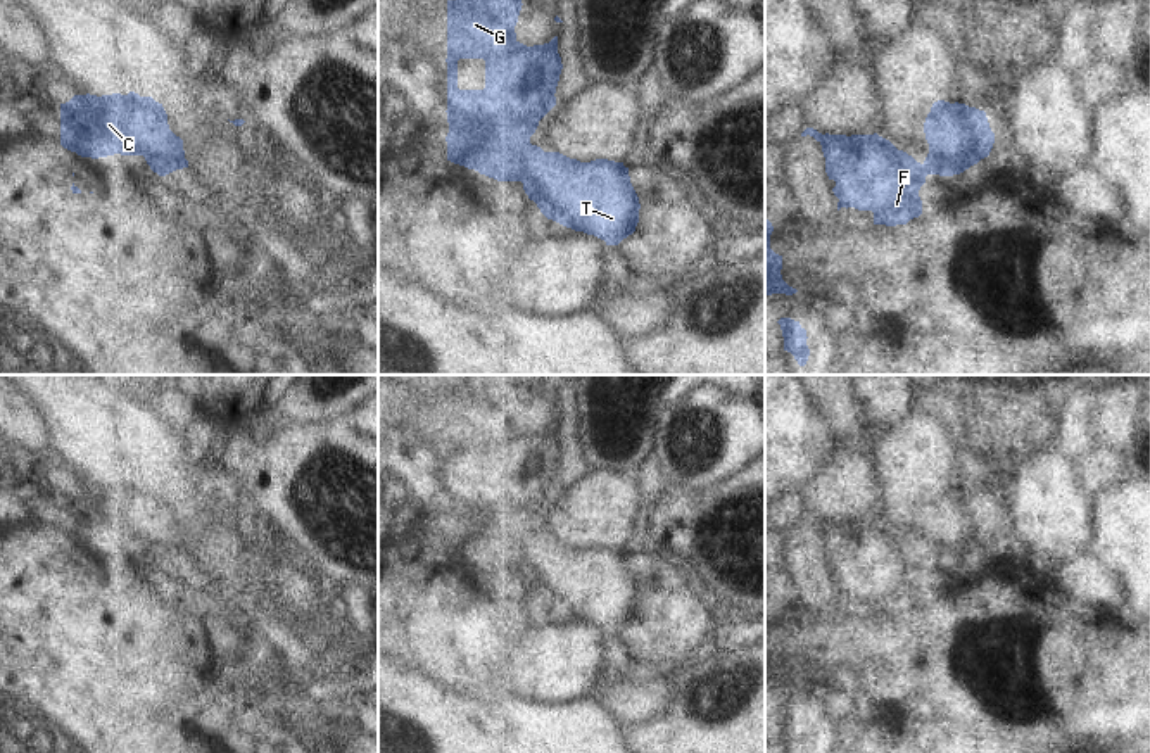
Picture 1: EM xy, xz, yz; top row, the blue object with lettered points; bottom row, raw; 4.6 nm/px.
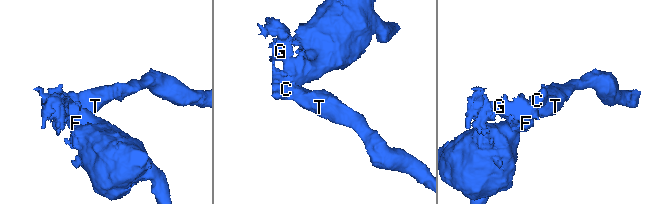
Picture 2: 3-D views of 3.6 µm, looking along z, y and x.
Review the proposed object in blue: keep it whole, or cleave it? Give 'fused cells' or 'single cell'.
fused cells

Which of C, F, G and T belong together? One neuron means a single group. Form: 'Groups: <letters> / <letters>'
Groups: C F G / T.

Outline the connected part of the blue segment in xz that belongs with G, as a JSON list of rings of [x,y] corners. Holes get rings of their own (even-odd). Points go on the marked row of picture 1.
[[[447,0],[447,161],[475,169],[497,181],[521,181],[540,162],[544,150],[530,143],[539,121],[556,105],[556,86],[563,69],[558,36],[549,43],[527,47],[516,40],[515,26],[521,0]],[[458,60],[485,60],[485,88],[458,88]]]

